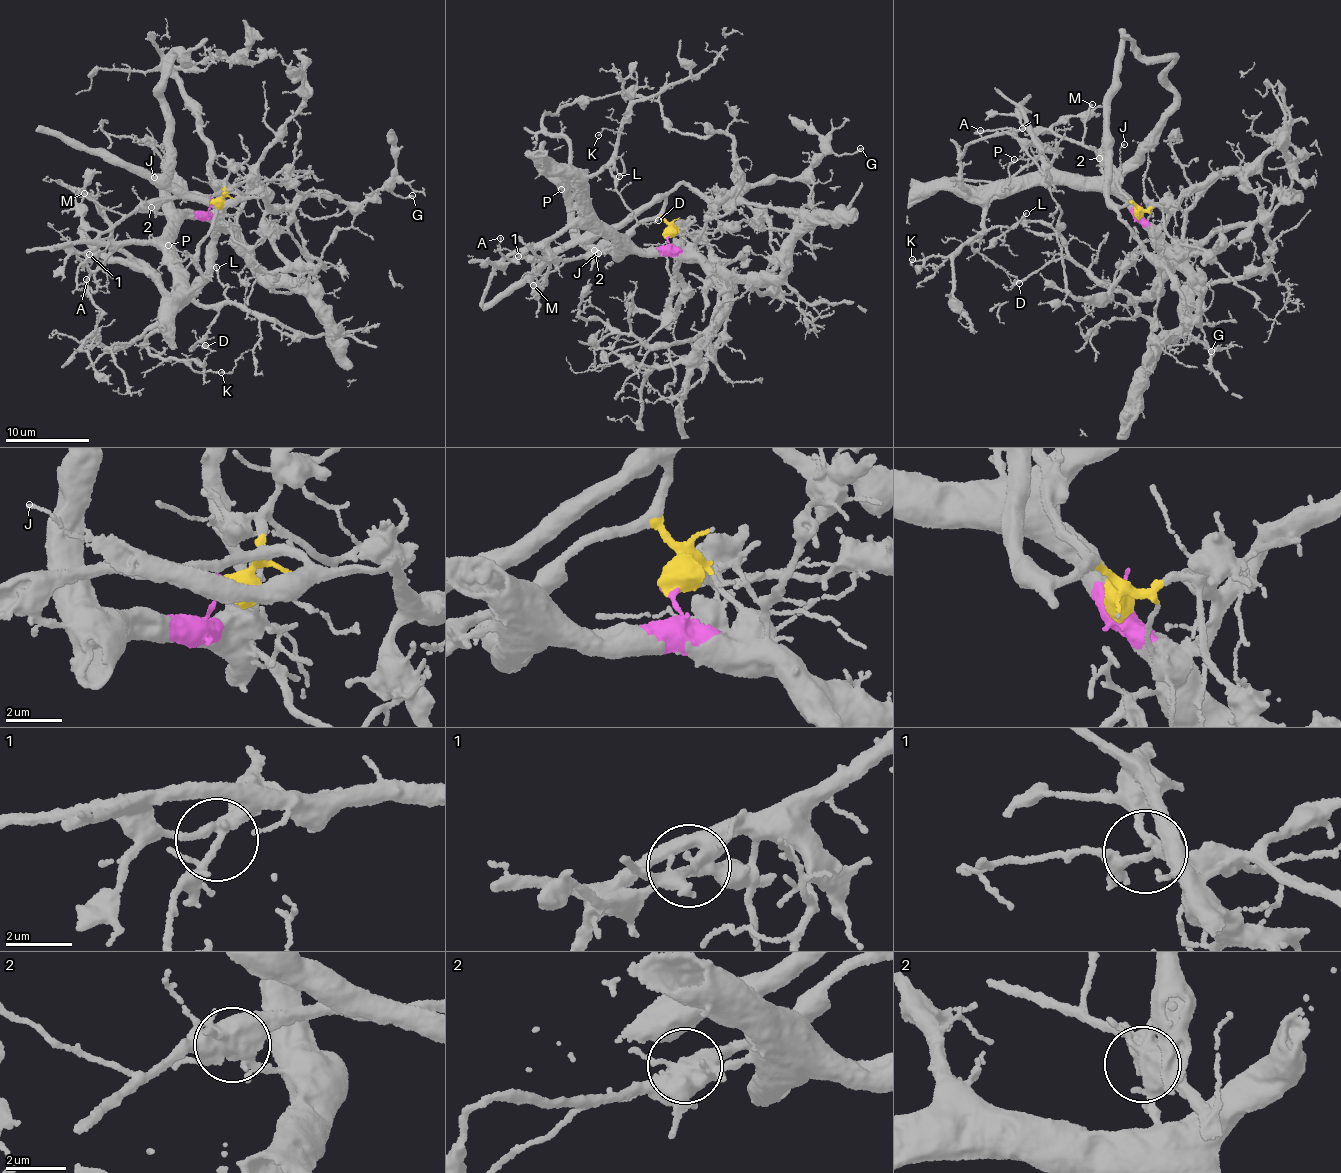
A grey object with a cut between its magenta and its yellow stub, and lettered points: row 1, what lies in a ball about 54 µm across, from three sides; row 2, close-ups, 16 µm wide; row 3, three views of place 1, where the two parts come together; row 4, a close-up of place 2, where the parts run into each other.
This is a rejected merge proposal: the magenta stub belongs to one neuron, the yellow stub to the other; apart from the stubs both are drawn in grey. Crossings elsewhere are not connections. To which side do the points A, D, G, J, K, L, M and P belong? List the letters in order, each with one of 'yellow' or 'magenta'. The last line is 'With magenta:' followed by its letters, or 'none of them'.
A: magenta
D: magenta
G: yellow
J: yellow
K: magenta
L: magenta
M: yellow
P: magenta
With magenta: A, D, K, L, P

